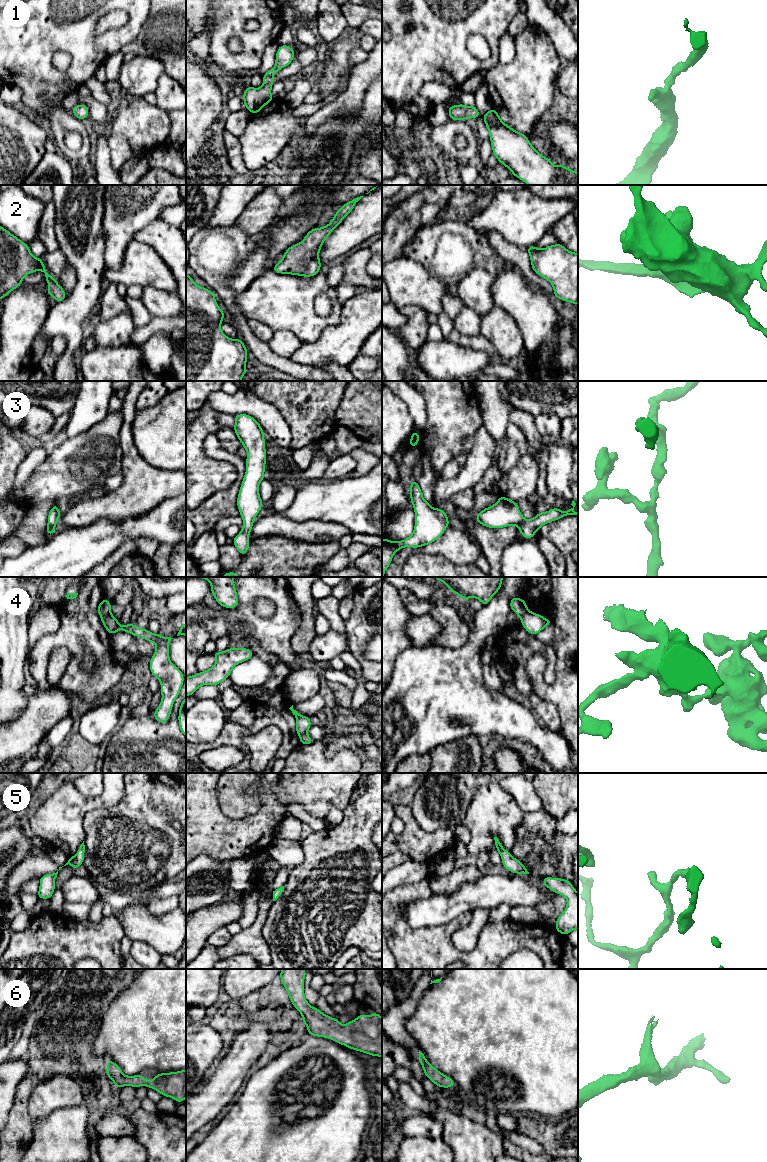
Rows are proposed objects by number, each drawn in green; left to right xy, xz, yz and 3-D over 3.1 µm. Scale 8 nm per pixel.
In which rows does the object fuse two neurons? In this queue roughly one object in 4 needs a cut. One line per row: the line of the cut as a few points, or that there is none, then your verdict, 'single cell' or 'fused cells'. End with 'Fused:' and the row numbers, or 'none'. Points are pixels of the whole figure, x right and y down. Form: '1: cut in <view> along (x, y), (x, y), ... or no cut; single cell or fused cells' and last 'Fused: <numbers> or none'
1: no cut; single cell
2: no cut; single cell
3: no cut; single cell
4: cut in xy along (110, 611), (101, 617); fused cells
5: no cut; single cell
6: no cut; single cell
Fused: 4

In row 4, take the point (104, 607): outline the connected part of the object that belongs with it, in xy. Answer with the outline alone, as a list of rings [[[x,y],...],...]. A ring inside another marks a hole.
[[[104,598],[97,608],[98,614],[100,617],[102,617],[105,614],[108,614],[111,612],[111,602],[108,601],[106,598]]]

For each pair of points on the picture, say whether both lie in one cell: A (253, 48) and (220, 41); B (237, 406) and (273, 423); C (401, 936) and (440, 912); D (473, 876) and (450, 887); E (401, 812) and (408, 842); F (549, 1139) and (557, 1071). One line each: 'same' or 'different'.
A: same
B: same
C: different
D: same
E: same
F: different

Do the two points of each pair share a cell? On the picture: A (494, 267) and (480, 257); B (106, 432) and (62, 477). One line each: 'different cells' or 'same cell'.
A: same cell
B: same cell

